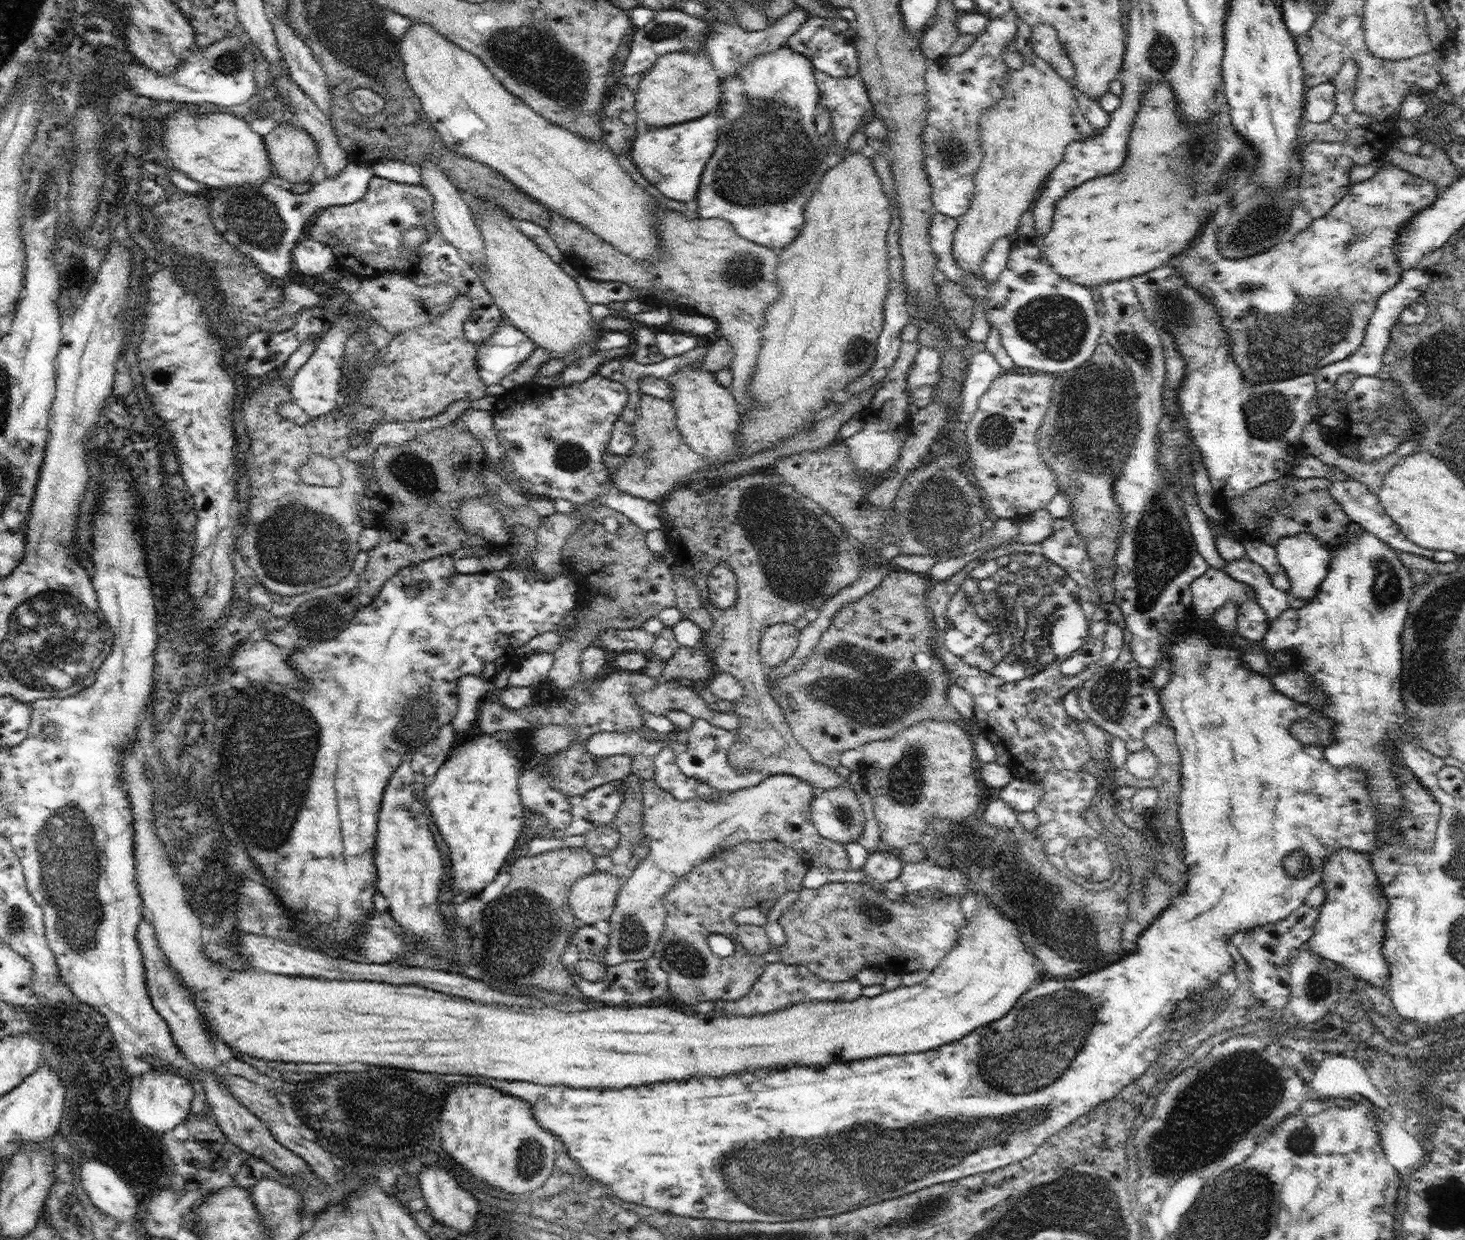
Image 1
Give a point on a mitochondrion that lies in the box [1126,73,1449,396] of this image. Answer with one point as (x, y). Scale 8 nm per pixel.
(1296, 338)

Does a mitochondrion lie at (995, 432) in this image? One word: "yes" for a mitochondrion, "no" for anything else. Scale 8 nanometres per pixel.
yes

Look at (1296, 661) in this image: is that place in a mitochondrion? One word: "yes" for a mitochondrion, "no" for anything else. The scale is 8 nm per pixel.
no

